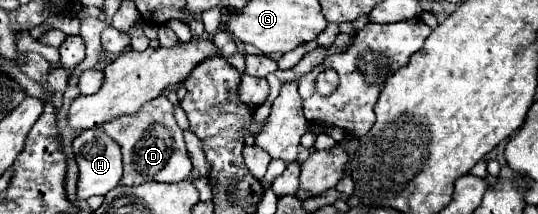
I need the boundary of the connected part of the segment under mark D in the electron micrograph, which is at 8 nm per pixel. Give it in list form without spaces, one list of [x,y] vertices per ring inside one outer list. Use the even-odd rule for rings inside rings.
[[[166,96],[146,102],[136,114],[124,114],[102,126],[108,136],[112,136],[122,148],[124,178],[122,184],[138,186],[142,182],[182,182],[190,176],[192,162],[186,152],[184,134],[174,118],[174,106]]]

